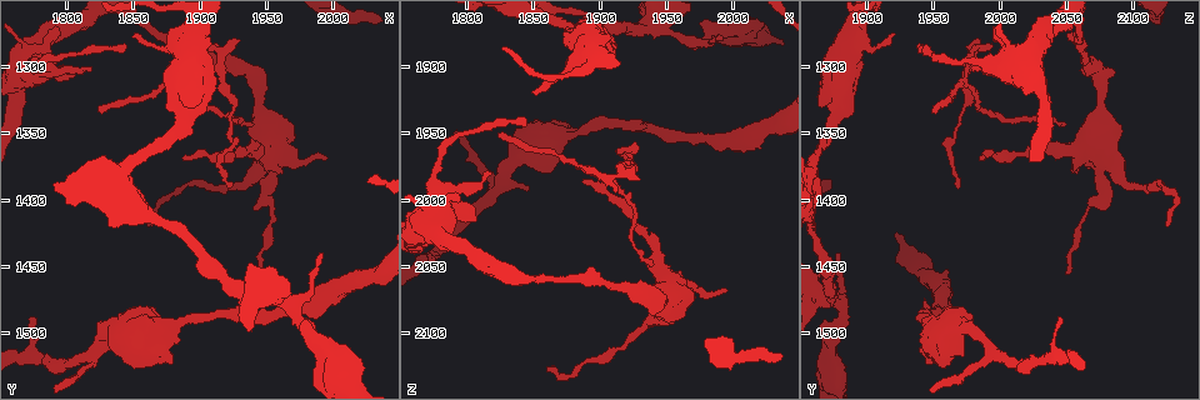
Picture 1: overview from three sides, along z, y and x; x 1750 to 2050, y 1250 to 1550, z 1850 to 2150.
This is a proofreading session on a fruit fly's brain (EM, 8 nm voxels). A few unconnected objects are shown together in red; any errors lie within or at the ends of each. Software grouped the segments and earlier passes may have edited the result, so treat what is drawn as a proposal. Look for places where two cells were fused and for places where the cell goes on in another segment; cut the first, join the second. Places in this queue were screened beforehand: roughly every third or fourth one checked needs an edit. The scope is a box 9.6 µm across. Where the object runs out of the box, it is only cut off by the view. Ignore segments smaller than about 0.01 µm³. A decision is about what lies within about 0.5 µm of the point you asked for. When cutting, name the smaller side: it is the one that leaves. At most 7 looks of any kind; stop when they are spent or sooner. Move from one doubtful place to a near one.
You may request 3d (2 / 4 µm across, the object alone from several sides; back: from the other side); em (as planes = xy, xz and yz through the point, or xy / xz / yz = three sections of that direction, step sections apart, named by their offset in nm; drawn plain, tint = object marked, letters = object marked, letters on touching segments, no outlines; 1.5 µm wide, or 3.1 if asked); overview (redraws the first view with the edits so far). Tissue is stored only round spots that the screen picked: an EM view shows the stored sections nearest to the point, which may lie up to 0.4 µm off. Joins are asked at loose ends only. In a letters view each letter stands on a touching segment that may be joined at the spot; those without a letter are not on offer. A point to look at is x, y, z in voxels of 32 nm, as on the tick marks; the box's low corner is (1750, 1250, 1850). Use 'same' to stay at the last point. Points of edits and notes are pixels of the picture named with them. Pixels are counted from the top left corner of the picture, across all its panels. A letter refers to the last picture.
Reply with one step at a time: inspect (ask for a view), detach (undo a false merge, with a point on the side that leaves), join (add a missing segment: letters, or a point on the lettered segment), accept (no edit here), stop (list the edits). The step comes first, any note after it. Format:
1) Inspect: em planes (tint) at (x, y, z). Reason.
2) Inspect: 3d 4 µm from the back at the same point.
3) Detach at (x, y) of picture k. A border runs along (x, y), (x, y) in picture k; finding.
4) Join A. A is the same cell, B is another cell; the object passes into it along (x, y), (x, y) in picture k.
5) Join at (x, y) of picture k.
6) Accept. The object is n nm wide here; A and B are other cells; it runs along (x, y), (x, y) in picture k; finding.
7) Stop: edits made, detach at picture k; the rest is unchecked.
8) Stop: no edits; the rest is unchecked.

Inspect: 3d 2 µm at (1778, 1486, 2046). Branch stops here.

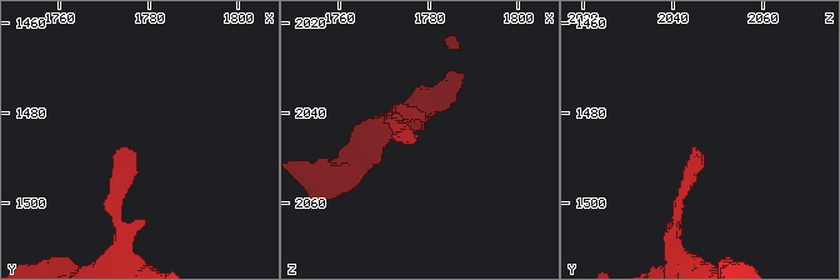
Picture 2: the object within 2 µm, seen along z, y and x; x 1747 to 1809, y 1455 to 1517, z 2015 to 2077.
Inspect: em xy step 4 (tint) at (1777, 1488, 2046). Shape alone is not enough.

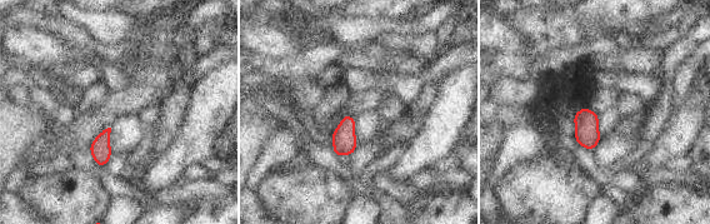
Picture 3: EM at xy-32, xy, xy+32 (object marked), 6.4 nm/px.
Inspect: em planes (letters) at the same point. Another direction.

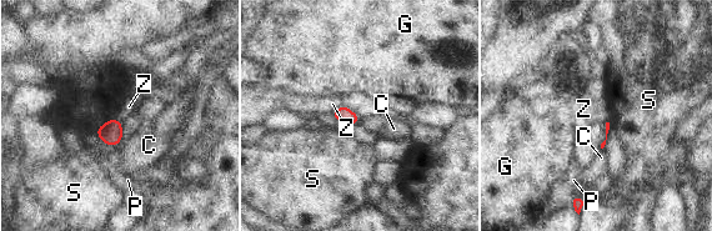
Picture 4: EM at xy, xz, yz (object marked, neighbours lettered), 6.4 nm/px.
Accept. C, G, P, S and Z are other cells; a border runs along (344, 105), (340, 105), (331, 113) in picture 4; none of them fits.

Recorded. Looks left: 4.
Inspect: 3d 2 µm at (1802, 1302, 1990). Sudden change in width.

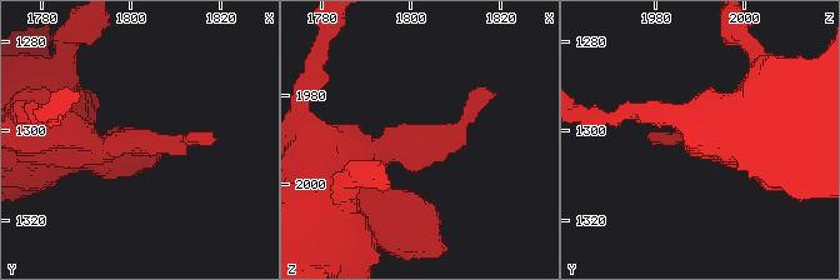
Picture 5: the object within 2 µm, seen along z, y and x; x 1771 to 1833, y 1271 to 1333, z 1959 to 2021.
Inspect: em xz step 8 (tint) at (1802, 1303, 1990).

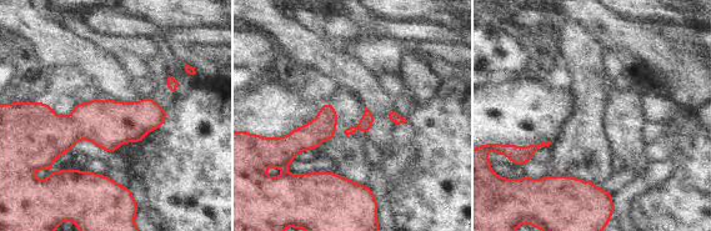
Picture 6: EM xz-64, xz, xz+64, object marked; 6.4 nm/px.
Inspect: em planes (letters) at the same point. Cut it another way.

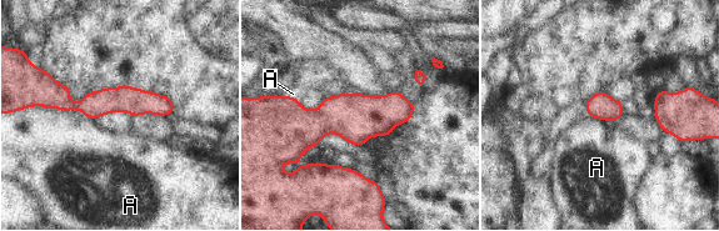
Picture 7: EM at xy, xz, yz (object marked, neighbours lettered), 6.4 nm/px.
Accept. A is another cell; a border runs along (36, 105), (80, 110), (95, 119) in picture 7; continuous, no second cell.

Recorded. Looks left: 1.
Inspect: em xy step 4 (letters) at (1828, 1332, 1950). Tapers out.

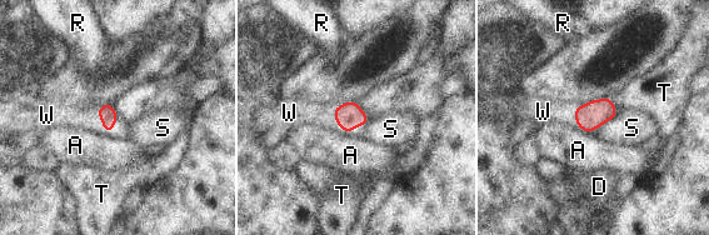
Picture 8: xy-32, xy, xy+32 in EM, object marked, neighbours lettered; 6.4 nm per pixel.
Join W. The object is 110 nm wide here; W is the same cell, A, D, R, S and T are other cells; the object passes into it along (349, 115), (344, 130), (314, 114) in picture 8; the cell continues.

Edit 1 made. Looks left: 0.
Stop: edits made, join at picture 8; the rest is unchecked.

